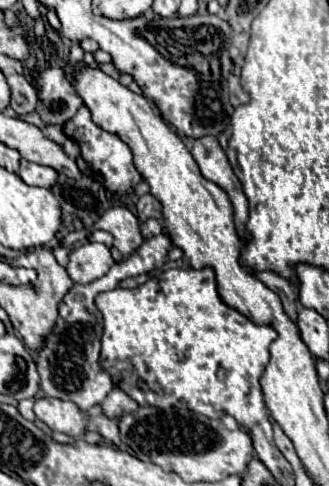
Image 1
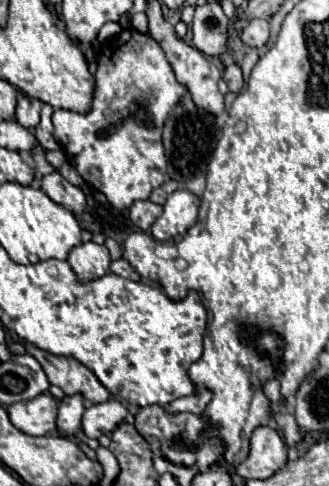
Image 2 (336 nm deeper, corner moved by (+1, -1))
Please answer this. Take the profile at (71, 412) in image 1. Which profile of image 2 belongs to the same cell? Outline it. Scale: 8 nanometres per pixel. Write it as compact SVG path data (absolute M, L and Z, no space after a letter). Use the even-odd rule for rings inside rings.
M42 393L30 401L18 401L8 407L10 419L16 429L26 435L48 435L56 431L58 403L52 395Z

